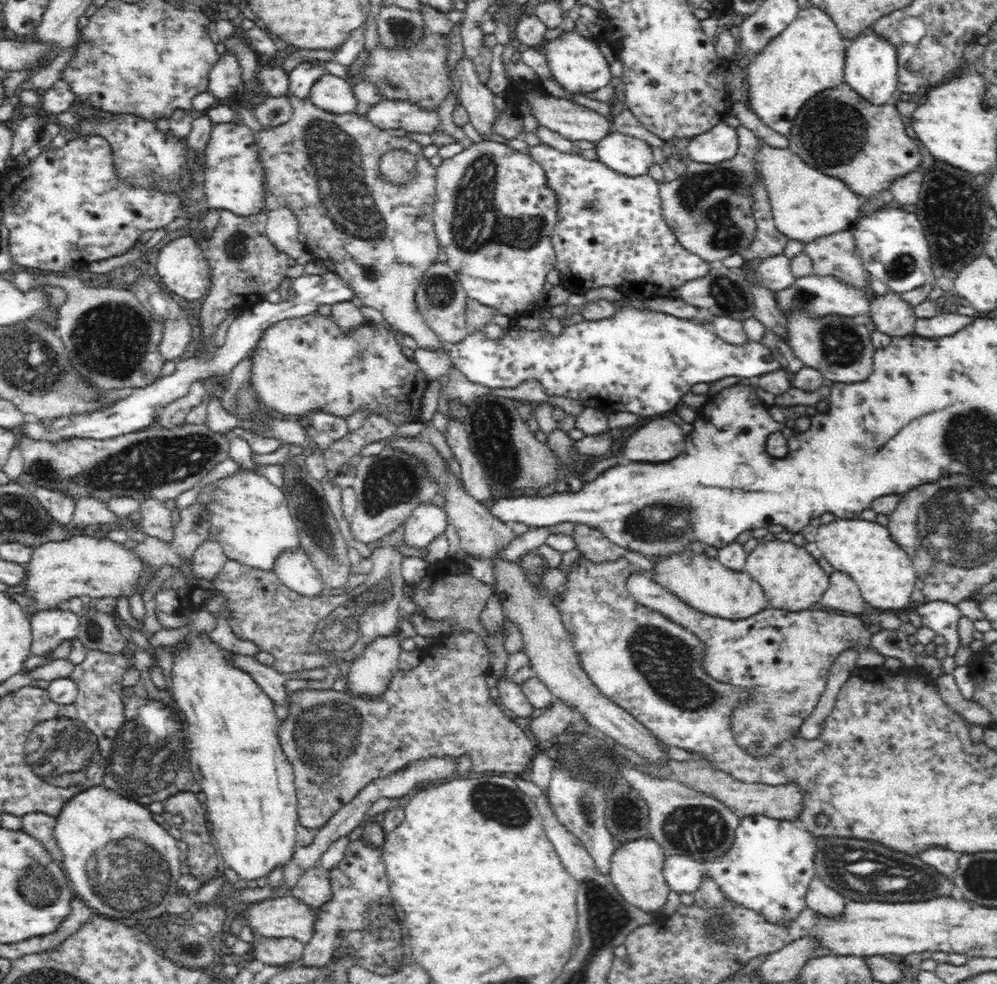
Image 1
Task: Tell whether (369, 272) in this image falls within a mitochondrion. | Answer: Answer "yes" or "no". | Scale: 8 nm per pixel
no

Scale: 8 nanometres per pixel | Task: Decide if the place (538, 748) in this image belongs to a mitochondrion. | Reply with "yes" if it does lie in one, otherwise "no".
no

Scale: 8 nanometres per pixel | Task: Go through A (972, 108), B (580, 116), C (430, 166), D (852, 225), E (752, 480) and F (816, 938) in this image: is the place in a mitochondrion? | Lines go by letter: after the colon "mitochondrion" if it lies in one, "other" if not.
A: other
B: other
C: other
D: other
E: other
F: other

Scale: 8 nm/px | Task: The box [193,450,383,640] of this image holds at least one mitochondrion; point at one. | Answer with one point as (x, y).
(317, 527)

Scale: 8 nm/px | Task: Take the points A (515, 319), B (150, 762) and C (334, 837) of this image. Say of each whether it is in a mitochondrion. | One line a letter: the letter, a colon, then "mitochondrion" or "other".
A: other
B: mitochondrion
C: other

